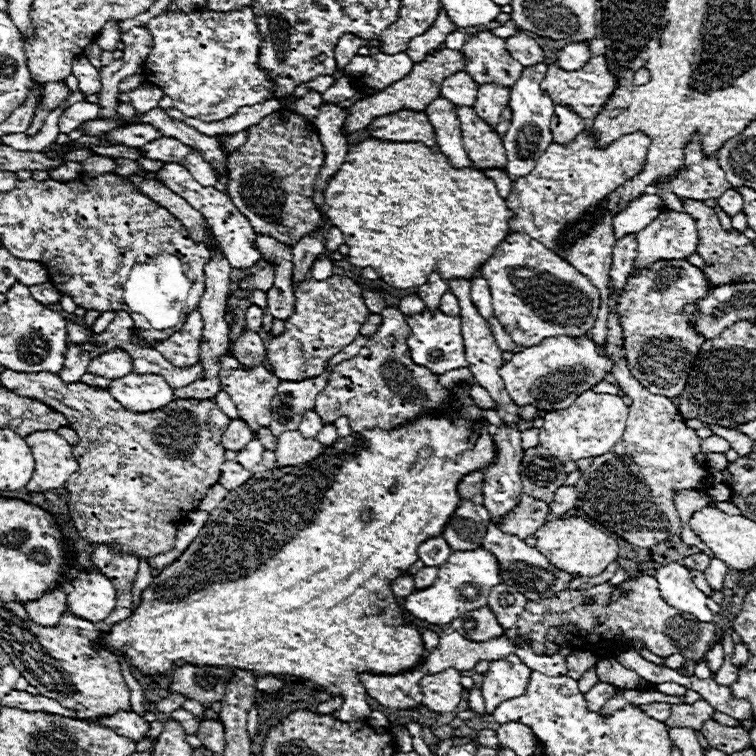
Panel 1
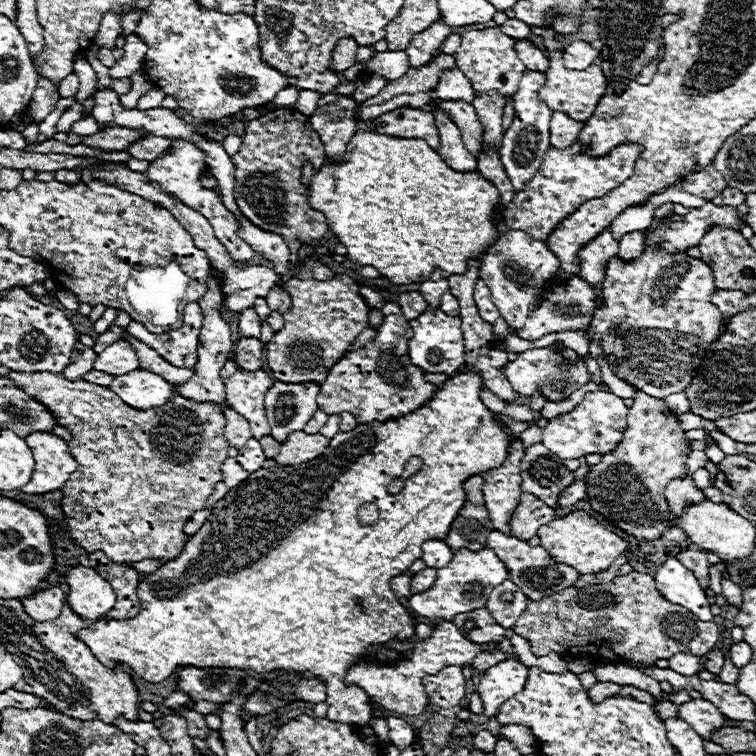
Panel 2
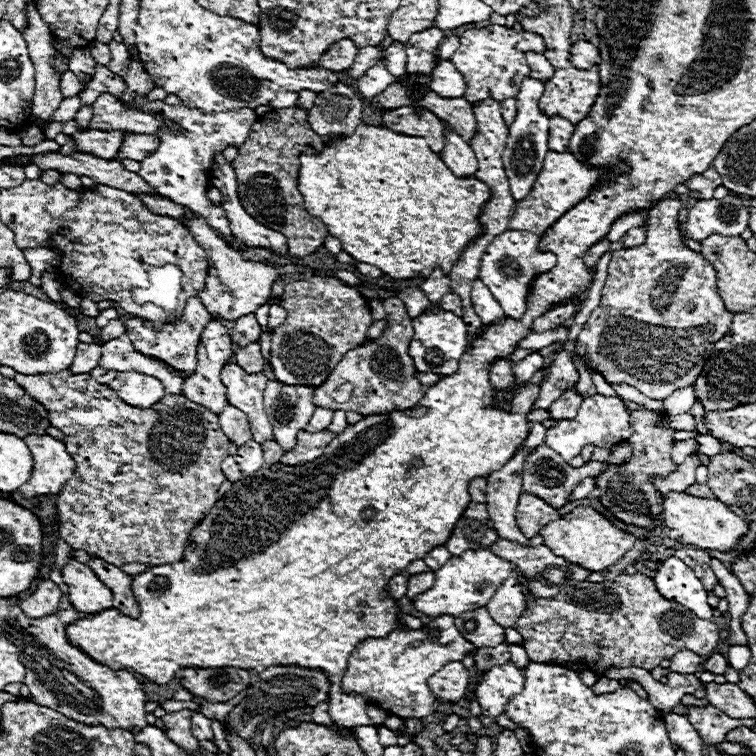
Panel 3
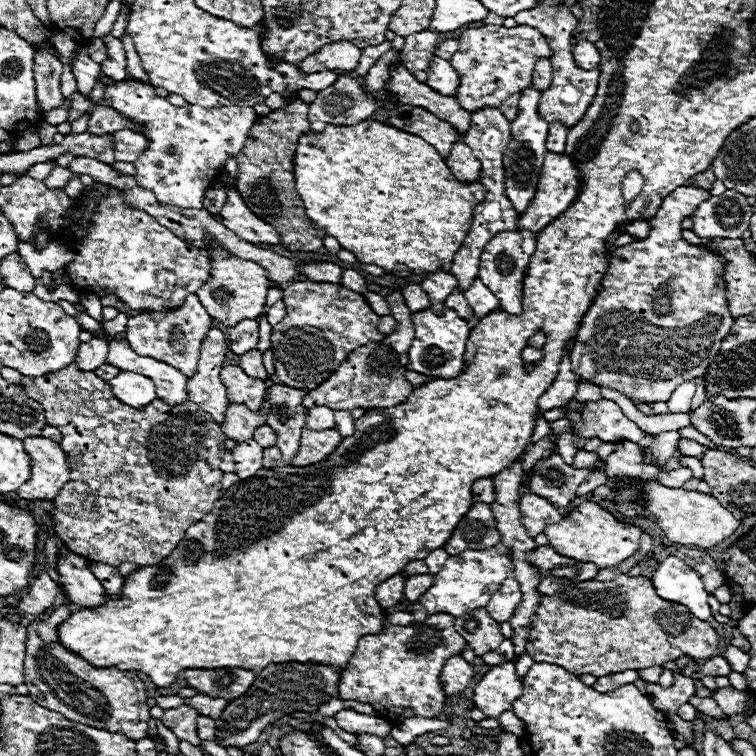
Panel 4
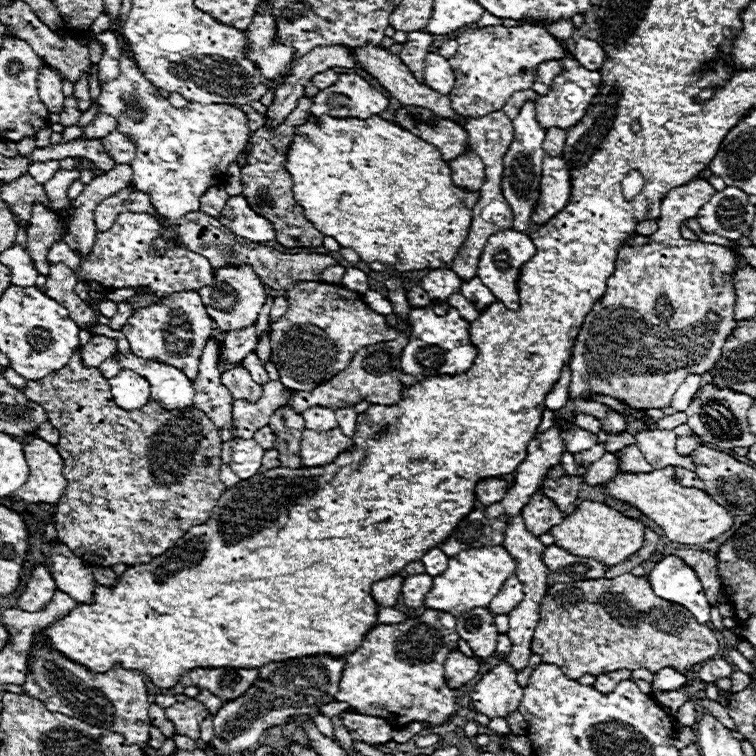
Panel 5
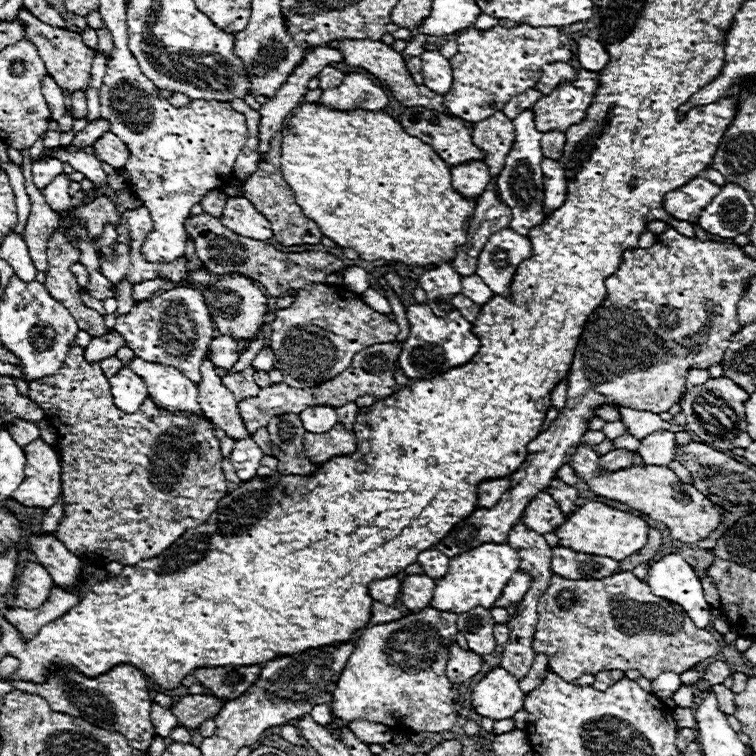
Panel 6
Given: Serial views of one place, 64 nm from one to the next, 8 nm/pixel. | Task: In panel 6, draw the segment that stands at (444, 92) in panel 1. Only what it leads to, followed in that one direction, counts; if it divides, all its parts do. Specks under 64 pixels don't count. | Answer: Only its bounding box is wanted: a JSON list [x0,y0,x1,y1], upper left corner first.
[422,50,452,94]

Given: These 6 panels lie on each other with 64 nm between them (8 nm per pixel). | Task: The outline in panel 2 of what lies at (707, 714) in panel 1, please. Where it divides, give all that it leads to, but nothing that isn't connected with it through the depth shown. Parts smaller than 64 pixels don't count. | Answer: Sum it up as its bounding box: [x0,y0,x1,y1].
[678,700,728,740]

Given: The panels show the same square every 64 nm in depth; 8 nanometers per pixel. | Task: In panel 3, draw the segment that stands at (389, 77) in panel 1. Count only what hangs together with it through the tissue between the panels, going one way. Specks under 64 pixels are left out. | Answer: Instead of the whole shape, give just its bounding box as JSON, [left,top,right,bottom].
[382,42,406,78]

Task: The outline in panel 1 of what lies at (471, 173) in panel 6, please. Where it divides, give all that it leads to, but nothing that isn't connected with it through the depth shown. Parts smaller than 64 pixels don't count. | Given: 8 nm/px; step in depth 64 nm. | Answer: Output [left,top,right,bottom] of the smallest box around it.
[426,98,474,168]

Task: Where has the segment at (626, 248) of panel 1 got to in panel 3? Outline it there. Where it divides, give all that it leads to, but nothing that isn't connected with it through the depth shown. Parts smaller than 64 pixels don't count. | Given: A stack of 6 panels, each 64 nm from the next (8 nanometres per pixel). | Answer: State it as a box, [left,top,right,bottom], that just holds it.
[624,226,646,248]

